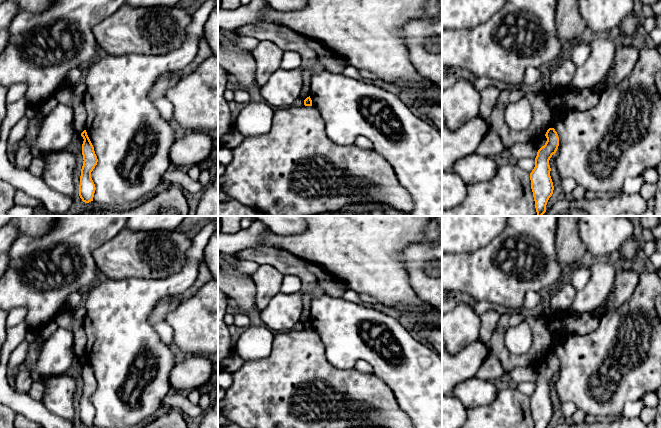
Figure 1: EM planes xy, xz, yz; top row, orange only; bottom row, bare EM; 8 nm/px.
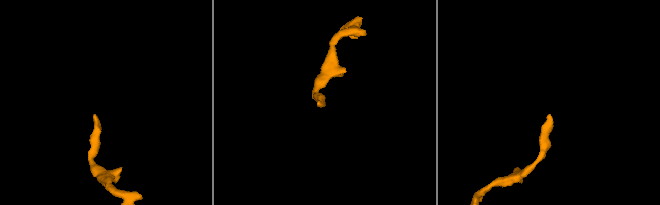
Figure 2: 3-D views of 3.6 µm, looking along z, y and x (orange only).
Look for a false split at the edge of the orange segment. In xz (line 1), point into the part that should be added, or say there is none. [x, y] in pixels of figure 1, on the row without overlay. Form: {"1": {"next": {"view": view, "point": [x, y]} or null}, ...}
{"1": {"next": null}}

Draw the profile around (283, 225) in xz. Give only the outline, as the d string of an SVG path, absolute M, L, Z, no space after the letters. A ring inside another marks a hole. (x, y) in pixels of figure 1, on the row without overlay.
M249 216L254 222L263 223L271 232L279 235L300 234L307 224L302 216Z

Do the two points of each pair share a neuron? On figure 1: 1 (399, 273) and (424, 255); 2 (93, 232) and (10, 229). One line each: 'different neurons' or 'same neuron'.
1: different neurons
2: different neurons

